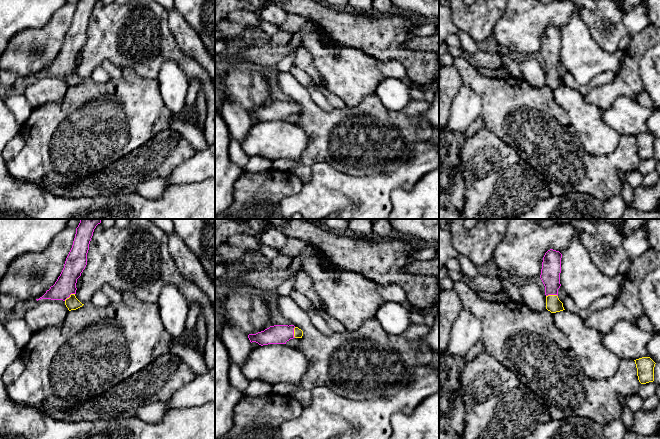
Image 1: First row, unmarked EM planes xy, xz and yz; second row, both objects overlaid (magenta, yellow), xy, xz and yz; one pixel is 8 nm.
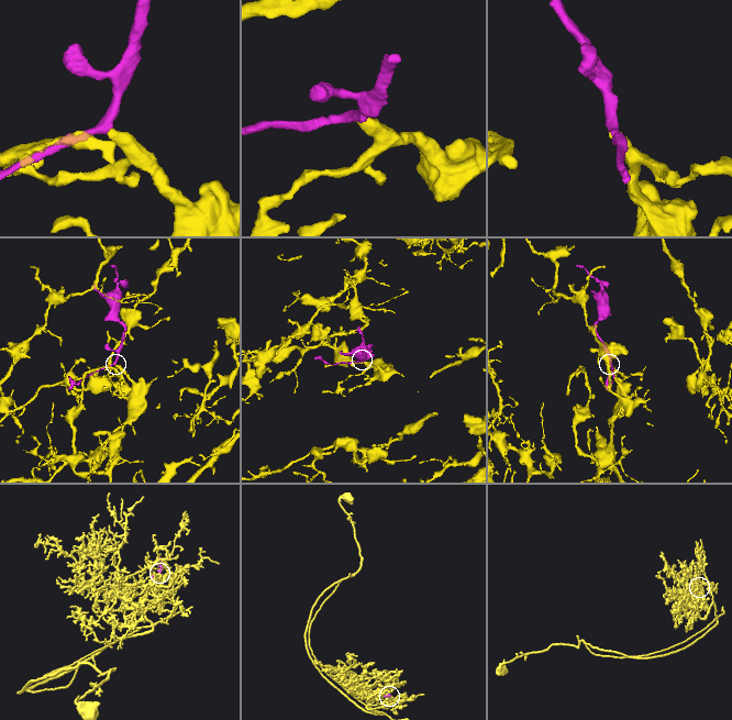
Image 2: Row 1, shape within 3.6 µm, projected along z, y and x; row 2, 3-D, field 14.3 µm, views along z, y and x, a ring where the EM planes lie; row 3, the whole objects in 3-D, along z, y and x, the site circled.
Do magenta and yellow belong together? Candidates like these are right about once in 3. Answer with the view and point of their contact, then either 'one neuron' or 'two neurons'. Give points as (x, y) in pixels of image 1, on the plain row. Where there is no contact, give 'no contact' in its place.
meets magenta in yz at (551, 70); one neuron

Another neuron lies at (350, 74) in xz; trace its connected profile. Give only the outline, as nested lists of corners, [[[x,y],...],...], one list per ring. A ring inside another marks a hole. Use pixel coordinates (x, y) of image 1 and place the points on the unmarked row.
[[[320,31],[304,33],[301,46],[311,54],[316,69],[324,79],[324,90],[335,94],[348,107],[358,105],[367,95],[375,95],[376,88],[382,80],[388,77],[402,80],[407,75],[406,68],[400,62],[383,62],[359,49],[327,42]]]

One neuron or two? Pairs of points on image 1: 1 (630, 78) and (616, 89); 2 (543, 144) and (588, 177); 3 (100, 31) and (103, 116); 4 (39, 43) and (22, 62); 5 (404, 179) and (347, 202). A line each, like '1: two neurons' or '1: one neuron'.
1: one neuron
2: one neuron
3: two neurons
4: one neuron
5: one neuron

